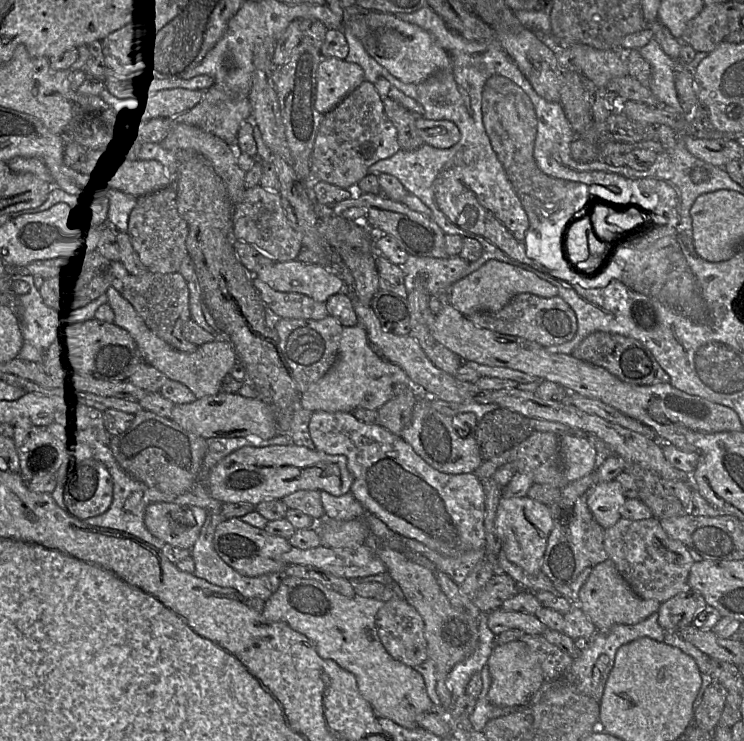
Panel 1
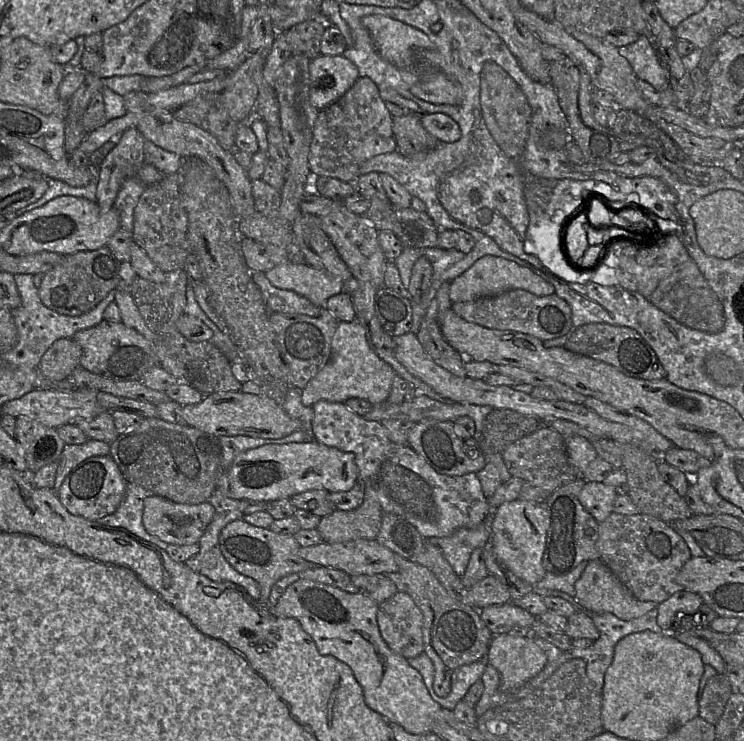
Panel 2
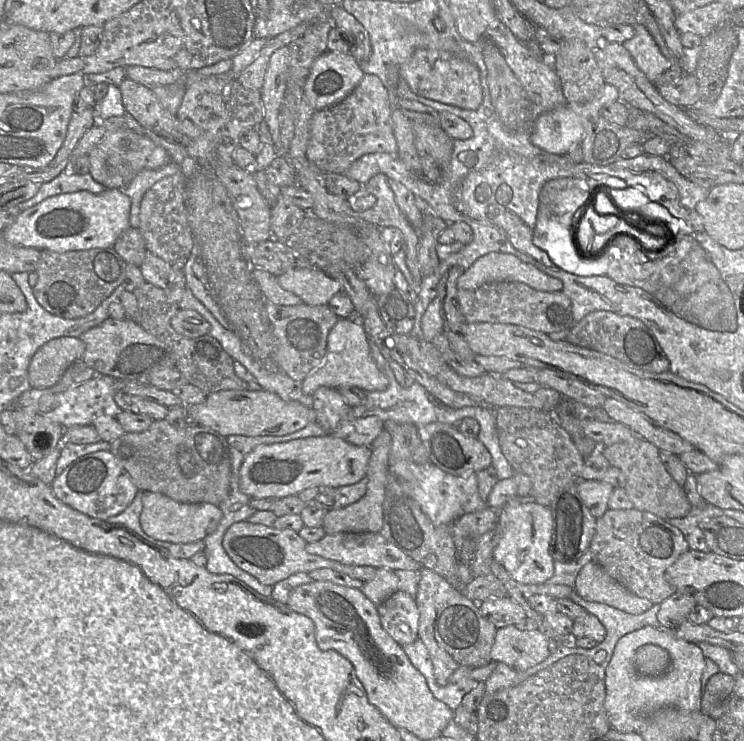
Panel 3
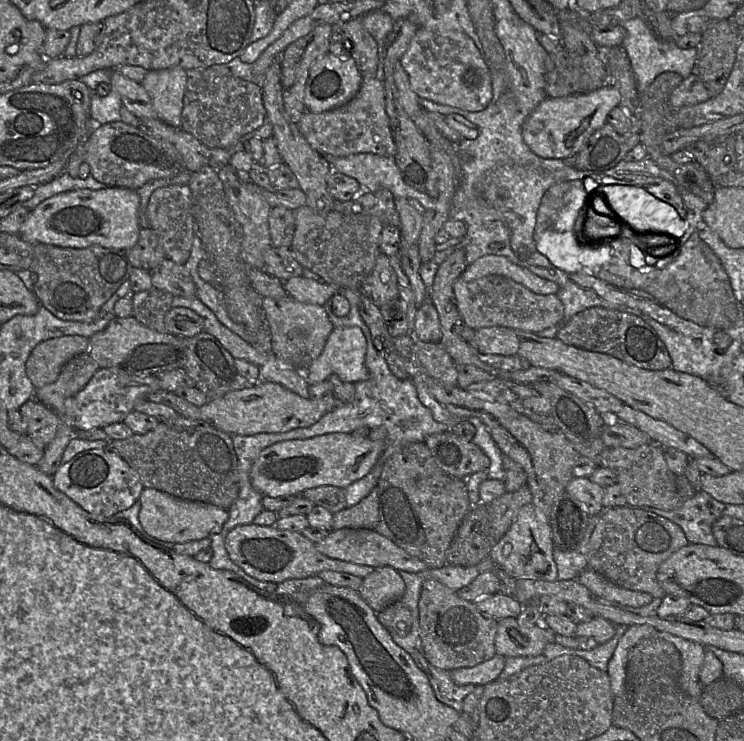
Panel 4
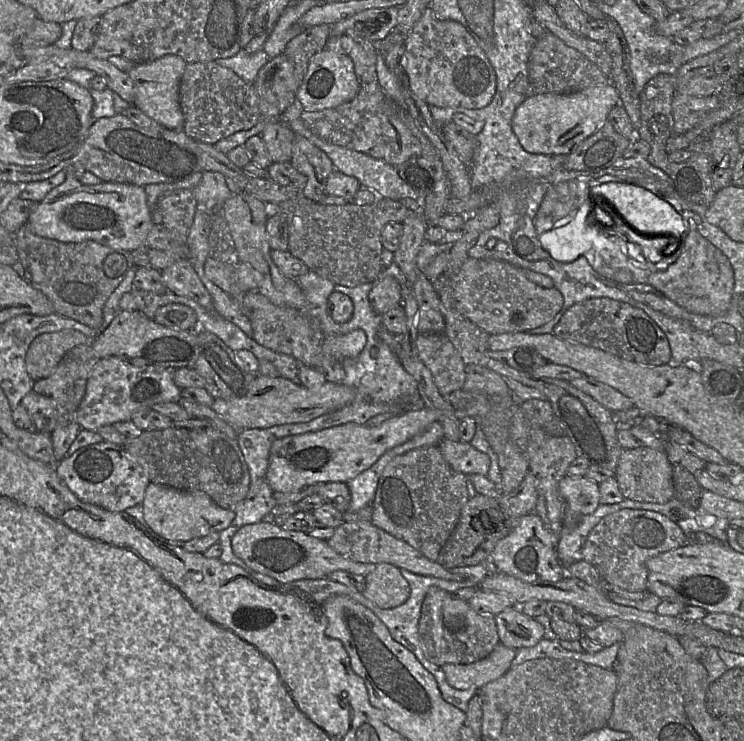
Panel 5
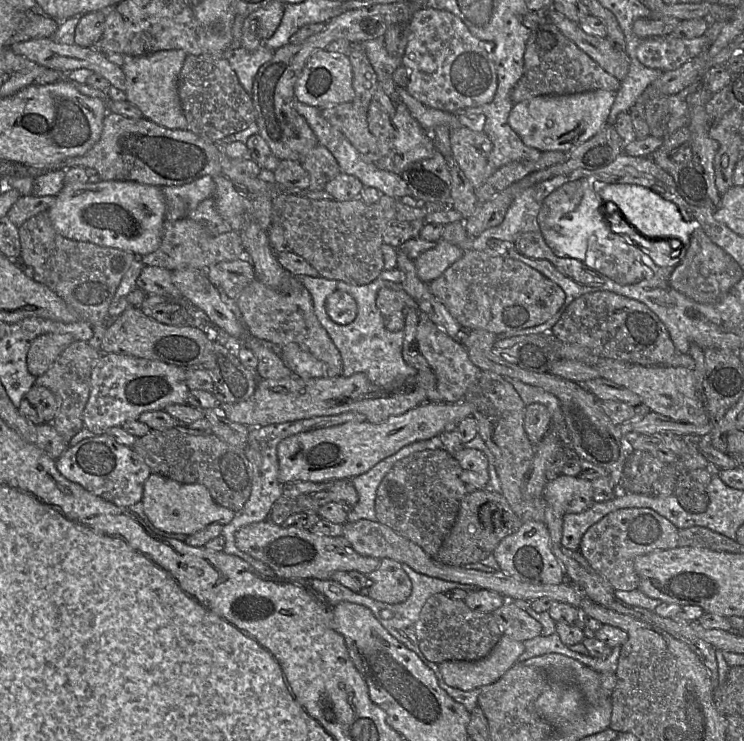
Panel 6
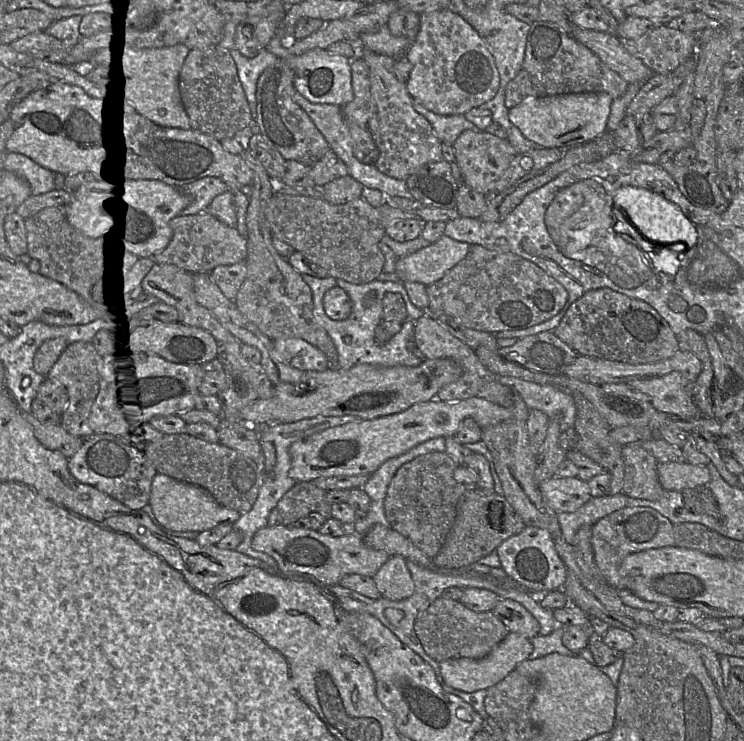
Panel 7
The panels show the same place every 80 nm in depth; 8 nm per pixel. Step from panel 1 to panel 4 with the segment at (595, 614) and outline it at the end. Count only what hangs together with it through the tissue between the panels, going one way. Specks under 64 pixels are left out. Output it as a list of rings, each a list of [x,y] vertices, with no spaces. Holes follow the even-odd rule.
[[[589,567],[578,575],[577,580],[594,595],[623,605],[641,607],[653,600],[650,594],[620,587]]]

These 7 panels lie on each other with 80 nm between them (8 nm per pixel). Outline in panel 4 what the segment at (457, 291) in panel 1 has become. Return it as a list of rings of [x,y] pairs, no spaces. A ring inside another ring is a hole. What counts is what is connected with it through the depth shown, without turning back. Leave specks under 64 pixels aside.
[[[494,254],[485,255],[468,265],[460,278],[468,282],[487,275],[508,277],[536,294],[557,294],[559,291],[557,283],[537,276],[527,268],[513,263],[507,257]]]

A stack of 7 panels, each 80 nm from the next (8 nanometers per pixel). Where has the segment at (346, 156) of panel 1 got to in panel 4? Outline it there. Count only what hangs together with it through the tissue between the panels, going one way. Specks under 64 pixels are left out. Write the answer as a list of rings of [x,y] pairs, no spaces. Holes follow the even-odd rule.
[[[363,78],[356,95],[334,109],[313,113],[305,111],[298,123],[310,146],[324,157],[345,157],[357,153],[394,156],[396,144],[386,113],[385,89],[377,78]]]

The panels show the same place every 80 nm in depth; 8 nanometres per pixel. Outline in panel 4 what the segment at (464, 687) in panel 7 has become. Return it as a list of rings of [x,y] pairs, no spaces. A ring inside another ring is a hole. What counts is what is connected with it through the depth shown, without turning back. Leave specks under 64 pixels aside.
[[[495,654],[491,659],[474,667],[457,668],[450,671],[453,682],[459,686],[473,684],[485,686],[499,678],[504,669],[506,657]]]

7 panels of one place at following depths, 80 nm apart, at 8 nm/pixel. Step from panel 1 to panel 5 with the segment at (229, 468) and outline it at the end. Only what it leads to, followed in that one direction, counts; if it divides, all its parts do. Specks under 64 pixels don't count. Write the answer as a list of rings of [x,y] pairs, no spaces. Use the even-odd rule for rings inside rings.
[[[411,408],[375,427],[349,422],[319,431],[285,436],[271,445],[266,480],[274,492],[292,492],[326,482],[347,483],[369,469],[385,452],[439,421],[439,417],[440,412],[431,408]]]

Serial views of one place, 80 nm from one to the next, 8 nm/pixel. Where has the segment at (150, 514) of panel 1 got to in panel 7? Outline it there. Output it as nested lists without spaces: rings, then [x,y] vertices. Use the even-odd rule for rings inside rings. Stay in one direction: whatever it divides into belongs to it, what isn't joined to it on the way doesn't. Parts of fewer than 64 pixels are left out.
[[[159,473],[153,478],[148,505],[151,517],[167,532],[202,532],[220,524],[233,524],[241,516],[238,511],[218,504],[205,488]]]

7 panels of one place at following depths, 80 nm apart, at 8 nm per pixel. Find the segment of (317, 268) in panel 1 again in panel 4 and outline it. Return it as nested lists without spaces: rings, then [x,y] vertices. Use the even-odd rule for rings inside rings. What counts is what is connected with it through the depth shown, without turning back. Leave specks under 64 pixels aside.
[[[296,276],[283,281],[283,287],[288,296],[295,300],[319,306],[325,306],[341,289],[336,284],[303,276]]]

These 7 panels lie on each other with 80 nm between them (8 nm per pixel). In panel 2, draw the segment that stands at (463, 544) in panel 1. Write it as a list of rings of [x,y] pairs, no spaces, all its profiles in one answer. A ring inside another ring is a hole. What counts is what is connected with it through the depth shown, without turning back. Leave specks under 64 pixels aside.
[[[319,400],[312,407],[312,438],[354,454],[358,483],[374,489],[383,513],[399,516],[427,539],[450,536],[459,528],[472,528],[488,515],[490,507],[477,474],[439,474],[411,447],[391,442],[380,422],[363,419],[345,403]]]

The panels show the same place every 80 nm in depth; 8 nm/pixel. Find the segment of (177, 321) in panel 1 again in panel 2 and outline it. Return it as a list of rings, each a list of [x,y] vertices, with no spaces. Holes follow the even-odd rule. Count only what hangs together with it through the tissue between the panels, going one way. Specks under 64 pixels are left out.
[[[176,270],[165,274],[162,283],[156,283],[137,277],[130,291],[141,316],[149,329],[166,346],[168,351],[180,360],[190,373],[190,384],[203,395],[215,392],[241,391],[240,383],[231,372],[231,361],[211,341],[192,342],[177,329],[176,321],[184,314],[186,291],[190,284],[187,273]]]

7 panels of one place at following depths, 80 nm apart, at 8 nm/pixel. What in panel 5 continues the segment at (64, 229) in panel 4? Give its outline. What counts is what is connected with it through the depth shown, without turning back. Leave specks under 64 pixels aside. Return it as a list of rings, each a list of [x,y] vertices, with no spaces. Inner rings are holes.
[[[67,174],[66,181],[38,204],[25,226],[35,235],[59,242],[95,241],[113,249],[132,252],[144,243],[155,226],[144,187],[111,182],[83,185]]]

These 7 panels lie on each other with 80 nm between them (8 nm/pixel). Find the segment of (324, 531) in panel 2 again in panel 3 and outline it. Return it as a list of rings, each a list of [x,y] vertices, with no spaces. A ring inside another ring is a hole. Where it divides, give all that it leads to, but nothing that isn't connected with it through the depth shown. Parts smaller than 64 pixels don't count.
[[[383,429],[371,444],[371,457],[366,471],[367,488],[364,496],[356,503],[326,512],[322,524],[325,533],[379,533],[383,524],[382,506],[388,480],[389,450],[391,436]]]

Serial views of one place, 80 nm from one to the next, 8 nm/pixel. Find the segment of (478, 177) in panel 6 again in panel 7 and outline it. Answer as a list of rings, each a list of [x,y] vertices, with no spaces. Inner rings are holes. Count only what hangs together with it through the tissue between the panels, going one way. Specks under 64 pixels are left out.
[[[473,130],[463,131],[455,140],[453,149],[463,182],[484,195],[490,194],[490,185],[504,173],[517,155],[516,150],[507,139]]]

